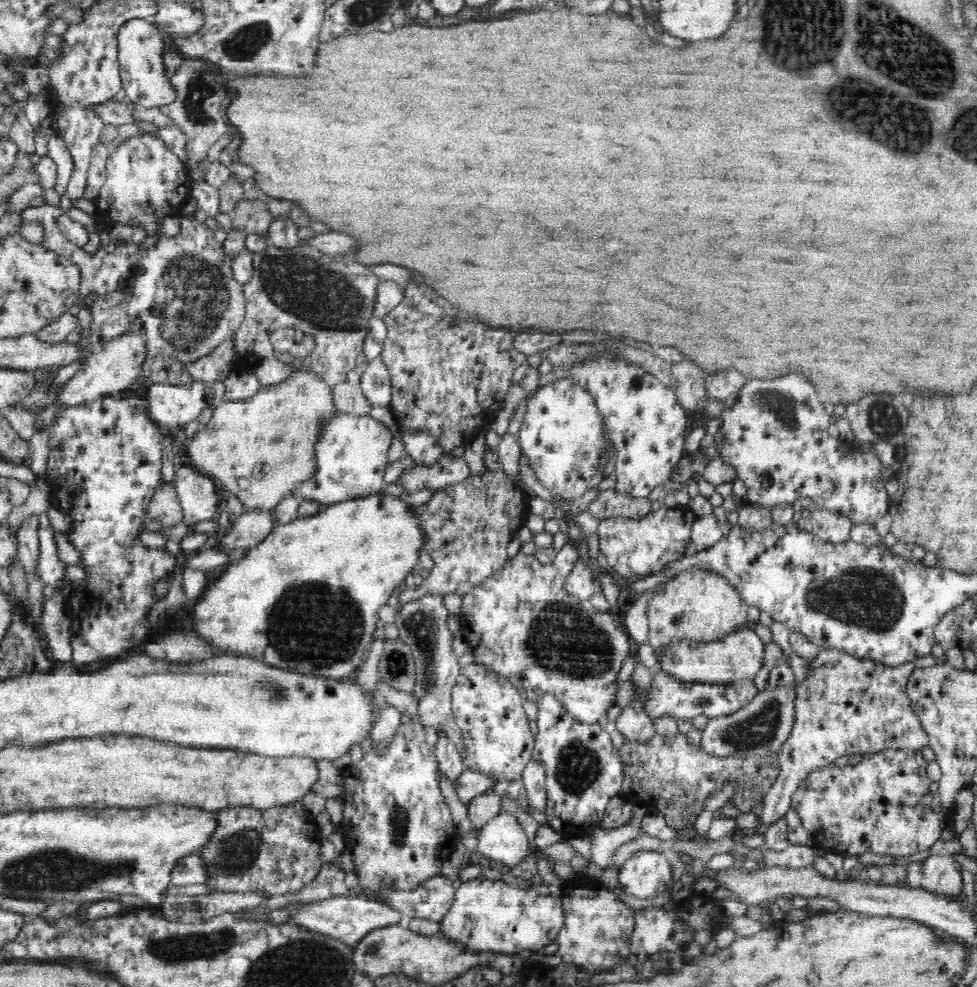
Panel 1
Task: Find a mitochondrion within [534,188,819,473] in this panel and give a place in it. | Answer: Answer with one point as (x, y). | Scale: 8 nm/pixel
(782, 410)

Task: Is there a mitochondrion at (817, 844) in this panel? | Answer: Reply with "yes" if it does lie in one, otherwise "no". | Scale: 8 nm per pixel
no

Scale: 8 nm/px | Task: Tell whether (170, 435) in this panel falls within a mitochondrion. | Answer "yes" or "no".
no

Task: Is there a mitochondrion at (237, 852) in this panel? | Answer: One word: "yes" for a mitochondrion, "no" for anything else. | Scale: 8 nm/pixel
yes

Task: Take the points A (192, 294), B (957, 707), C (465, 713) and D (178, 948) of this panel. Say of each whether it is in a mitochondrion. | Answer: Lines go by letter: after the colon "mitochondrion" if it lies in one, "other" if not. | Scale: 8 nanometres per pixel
A: mitochondrion
B: mitochondrion
C: other
D: mitochondrion

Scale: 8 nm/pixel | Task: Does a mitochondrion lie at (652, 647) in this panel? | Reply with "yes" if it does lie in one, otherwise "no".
no

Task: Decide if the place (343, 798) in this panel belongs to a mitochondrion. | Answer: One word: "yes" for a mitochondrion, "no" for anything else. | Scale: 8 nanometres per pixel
no

